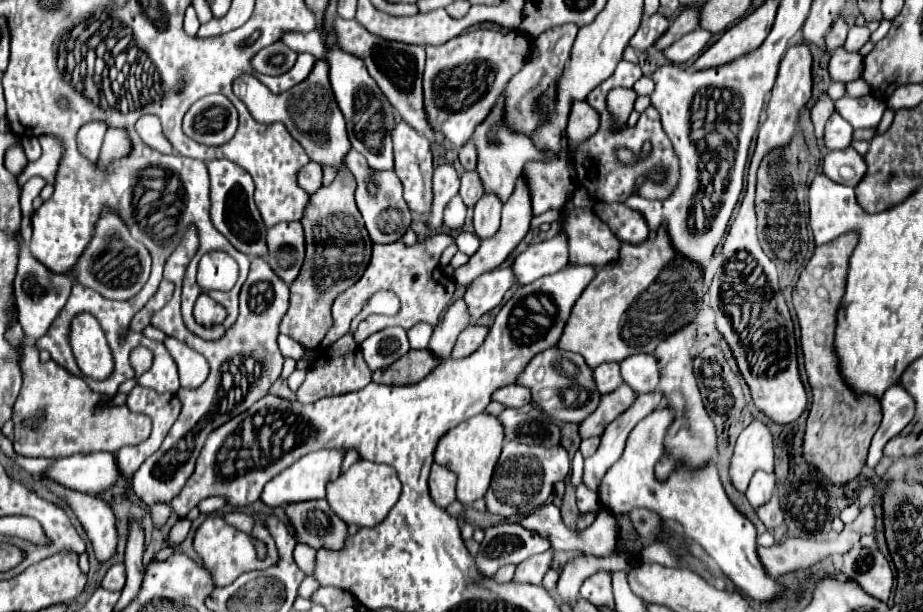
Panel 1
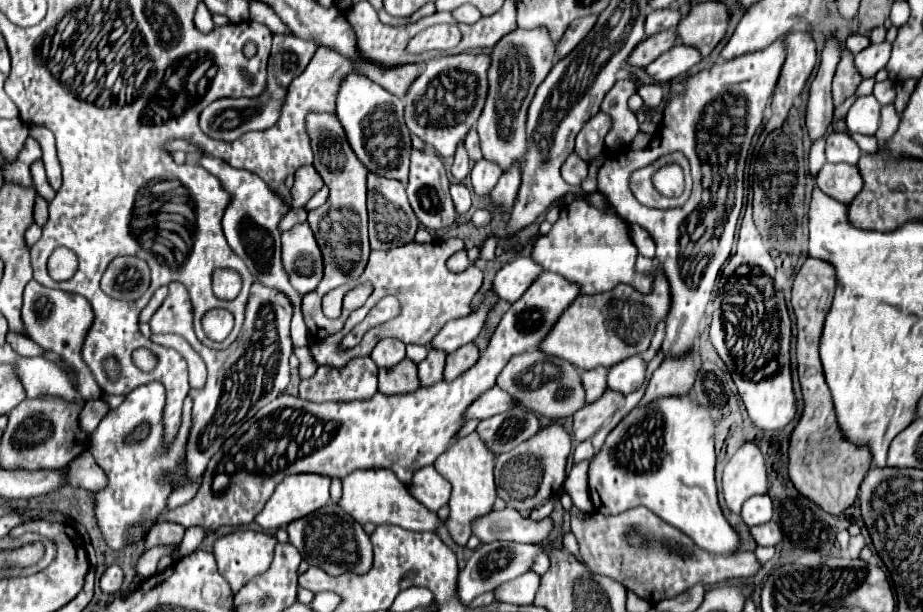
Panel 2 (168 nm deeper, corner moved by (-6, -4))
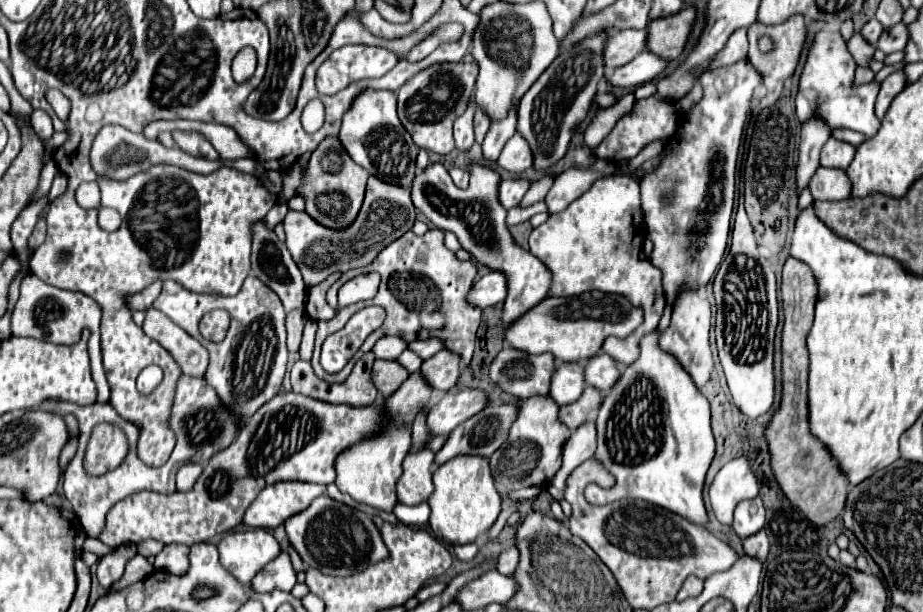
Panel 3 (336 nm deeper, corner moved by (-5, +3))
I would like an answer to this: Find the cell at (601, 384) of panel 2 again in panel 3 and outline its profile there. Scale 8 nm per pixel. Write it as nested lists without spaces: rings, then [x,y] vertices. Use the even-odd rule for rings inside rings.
[[[556,363],[554,377],[550,379],[550,397],[558,405],[572,403],[584,389],[584,375],[580,363]]]

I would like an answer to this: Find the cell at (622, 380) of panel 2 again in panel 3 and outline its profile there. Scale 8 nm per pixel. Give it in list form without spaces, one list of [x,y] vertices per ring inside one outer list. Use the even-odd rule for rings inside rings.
[[[598,353],[598,355],[594,355],[594,359],[586,361],[584,375],[586,375],[588,385],[592,385],[598,391],[606,393],[606,391],[612,389],[612,385],[620,377],[620,371],[618,371],[618,367],[616,367],[616,363],[610,355]]]

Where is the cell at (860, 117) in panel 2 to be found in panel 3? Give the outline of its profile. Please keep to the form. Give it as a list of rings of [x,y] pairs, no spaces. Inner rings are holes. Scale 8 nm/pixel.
[[[822,29],[814,35],[814,41],[808,49],[808,57],[800,75],[800,85],[796,93],[796,115],[802,123],[810,119],[820,119],[828,125],[830,131],[834,129],[852,129],[862,133],[866,139],[874,137],[880,119],[874,115],[874,101],[880,89],[880,83],[854,83],[856,63],[848,53],[848,47],[838,31]]]

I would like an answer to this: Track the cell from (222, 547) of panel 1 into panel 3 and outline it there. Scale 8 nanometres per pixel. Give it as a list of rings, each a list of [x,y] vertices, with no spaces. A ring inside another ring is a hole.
[[[252,529],[244,533],[226,533],[218,545],[220,563],[240,581],[250,583],[276,555],[280,545],[266,529]]]

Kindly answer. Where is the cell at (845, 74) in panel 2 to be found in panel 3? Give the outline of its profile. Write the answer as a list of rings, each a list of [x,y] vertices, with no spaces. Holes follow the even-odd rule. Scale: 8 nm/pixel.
[[[854,33],[852,39],[848,41],[848,51],[852,53],[852,57],[856,59],[858,65],[864,65],[868,67],[872,55],[874,55],[874,45],[866,43],[866,39],[862,39],[860,33]]]

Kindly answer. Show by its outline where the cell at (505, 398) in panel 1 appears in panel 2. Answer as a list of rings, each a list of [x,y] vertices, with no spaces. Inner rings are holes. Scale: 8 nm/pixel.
[[[493,386],[491,390],[487,390],[487,394],[481,394],[467,410],[467,420],[469,418],[479,418],[479,420],[485,420],[493,414],[499,414],[499,412],[505,412],[505,410],[511,410],[511,406],[515,406],[517,402],[505,392],[505,390],[499,390],[499,386]]]

